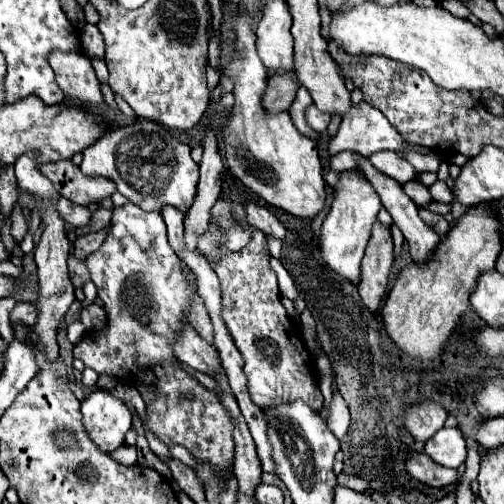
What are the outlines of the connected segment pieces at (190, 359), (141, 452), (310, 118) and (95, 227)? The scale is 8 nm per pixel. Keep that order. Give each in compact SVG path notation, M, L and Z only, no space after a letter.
M187 327L183 331L183 339L177 341L175 345L175 355L179 361L187 363L195 371L207 373L209 377L215 377L221 371L219 365L219 355L215 347L211 347L207 341L203 341L195 329Z
M137 412L133 415L132 426L137 432L137 441L135 446L137 448L138 464L143 467L155 469L159 474L165 477L165 479L170 479L171 471L168 466L164 462L160 462L159 458L149 448L143 423Z
M311 105L311 107L307 109L307 123L309 123L309 127L313 127L313 131L325 133L329 121L331 121L331 115L319 111L315 105Z
M100 207L93 213L91 223L83 228L77 228L75 233L77 236L82 236L92 232L97 232L110 224L112 210L107 210Z

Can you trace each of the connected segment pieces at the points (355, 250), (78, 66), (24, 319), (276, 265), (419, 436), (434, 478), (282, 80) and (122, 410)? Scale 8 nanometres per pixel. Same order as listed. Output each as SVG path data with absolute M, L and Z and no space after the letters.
M343 171L337 185L333 185L333 203L321 229L321 251L329 267L333 267L351 283L359 283L361 259L365 255L365 247L371 237L371 227L377 221L381 207L379 196L371 187L371 183L355 171Z
M51 51L47 61L49 61L51 69L55 71L57 83L63 89L65 97L81 99L91 105L103 103L99 79L91 67L91 61L87 57L83 57L83 53Z
M17 303L15 309L9 315L11 323L21 323L21 325L33 325L37 319L37 309L33 303Z
M269 257L269 263L271 263L273 271L277 273L277 281L279 281L279 291L281 291L281 295L285 295L285 297L289 297L289 299L295 299L295 297L297 297L297 289L295 289L295 285L293 285L291 275L283 269L283 265L281 265L275 257Z
M421 401L421 403L413 403L405 411L403 425L413 435L415 441L427 441L431 435L435 435L443 427L447 415L449 413L439 403Z
M423 451L409 453L405 459L405 469L413 479L417 479L429 487L445 487L445 485L451 485L457 481L455 469L447 469L447 467L433 463L433 459L429 459L429 455L425 455Z
M271 75L261 97L261 105L265 113L273 115L273 113L287 111L295 99L297 89L299 83L295 75Z
M93 391L81 401L83 425L93 443L111 453L123 445L125 433L131 429L131 413L127 405L107 391Z

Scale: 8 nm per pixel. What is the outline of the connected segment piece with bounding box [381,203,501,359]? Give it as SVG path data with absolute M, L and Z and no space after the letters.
M479 203L469 207L425 263L411 263L399 273L381 315L389 337L405 353L423 359L439 357L457 321L471 305L469 295L477 285L477 277L483 271L495 269L495 261L501 253L501 223L491 205L493 203Z

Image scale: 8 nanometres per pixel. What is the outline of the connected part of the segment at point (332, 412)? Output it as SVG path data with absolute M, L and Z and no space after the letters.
M333 397L331 405L329 405L329 419L327 425L333 431L333 435L337 435L339 439L347 433L351 423L350 411L343 401L343 397Z

